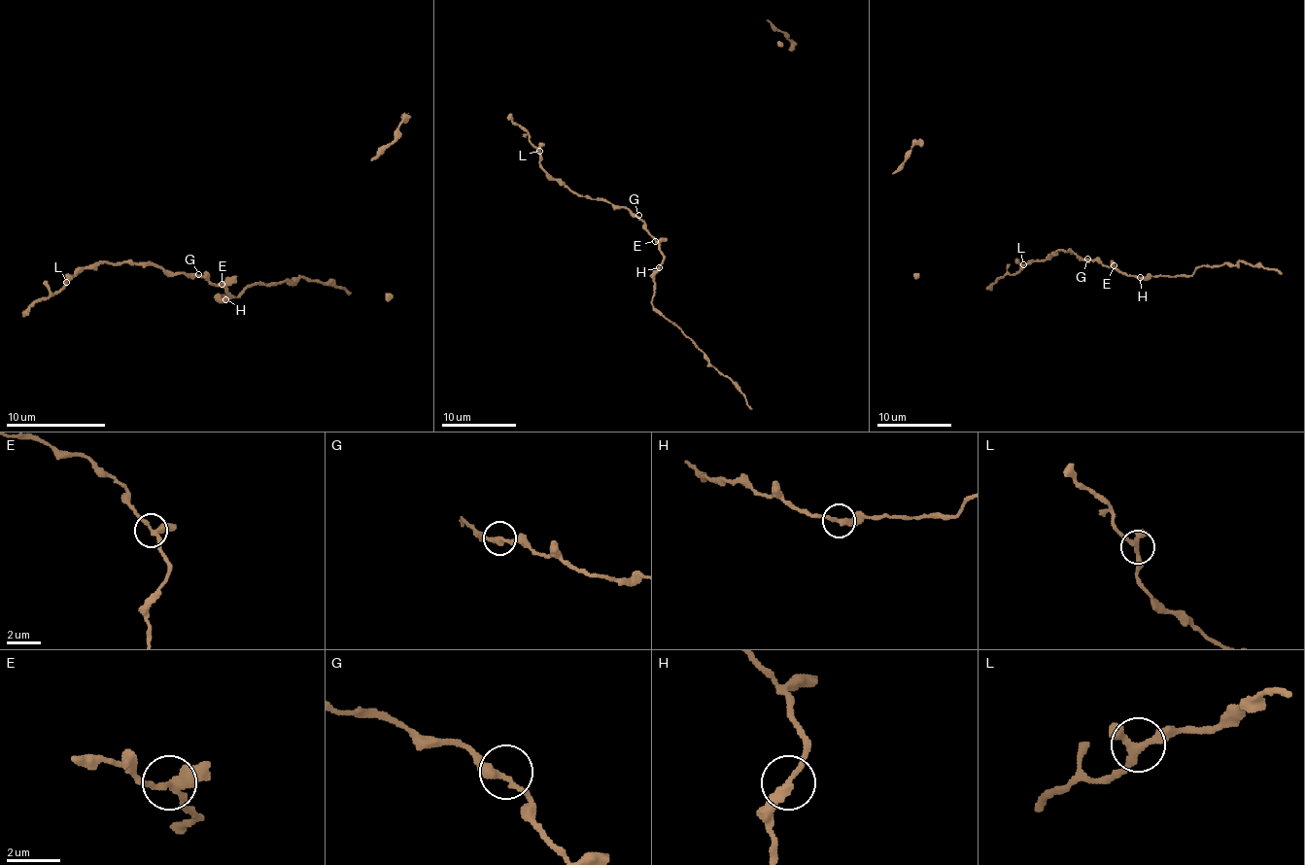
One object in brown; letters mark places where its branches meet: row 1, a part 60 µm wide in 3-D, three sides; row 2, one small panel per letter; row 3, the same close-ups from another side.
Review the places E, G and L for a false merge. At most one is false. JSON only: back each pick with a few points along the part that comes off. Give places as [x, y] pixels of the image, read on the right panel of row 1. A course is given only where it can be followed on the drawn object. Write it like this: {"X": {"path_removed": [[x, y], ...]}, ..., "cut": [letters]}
{"cut": []}

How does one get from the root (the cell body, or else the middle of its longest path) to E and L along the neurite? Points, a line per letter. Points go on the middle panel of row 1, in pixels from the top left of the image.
E: (629, 208), (643, 223), (655, 241)
L: (629, 208), (614, 208), (604, 200), (579, 196), (559, 184), (541, 167), (539, 151)

